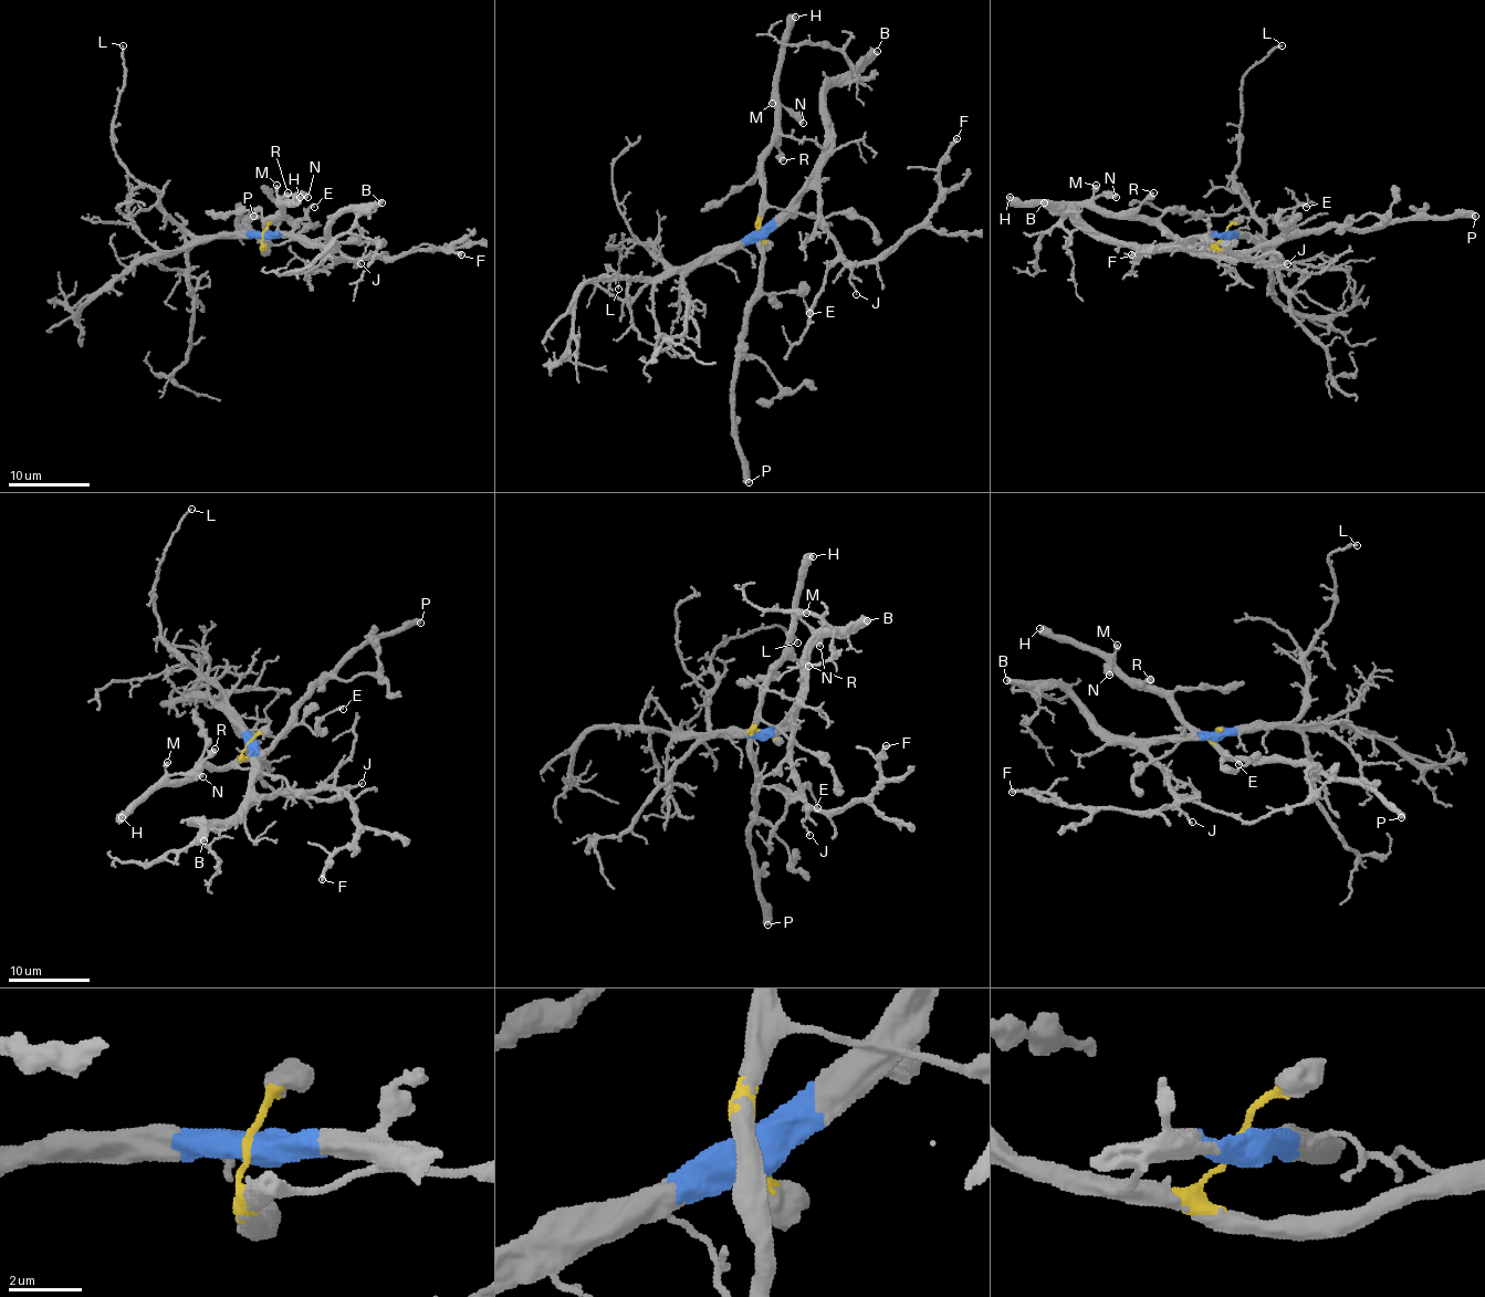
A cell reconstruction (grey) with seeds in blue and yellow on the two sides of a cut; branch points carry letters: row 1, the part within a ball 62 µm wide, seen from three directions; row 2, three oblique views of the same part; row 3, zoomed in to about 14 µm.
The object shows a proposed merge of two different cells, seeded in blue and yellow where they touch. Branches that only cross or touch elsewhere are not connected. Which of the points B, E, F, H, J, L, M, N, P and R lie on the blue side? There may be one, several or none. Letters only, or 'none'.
B, F, J, L

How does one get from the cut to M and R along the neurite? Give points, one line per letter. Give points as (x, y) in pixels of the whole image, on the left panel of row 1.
M: (263, 234), (261, 241), (265, 244), (268, 225), (280, 215), (278, 186)
R: (263, 234), (261, 241), (265, 244), (268, 225), (278, 215), (288, 191)

